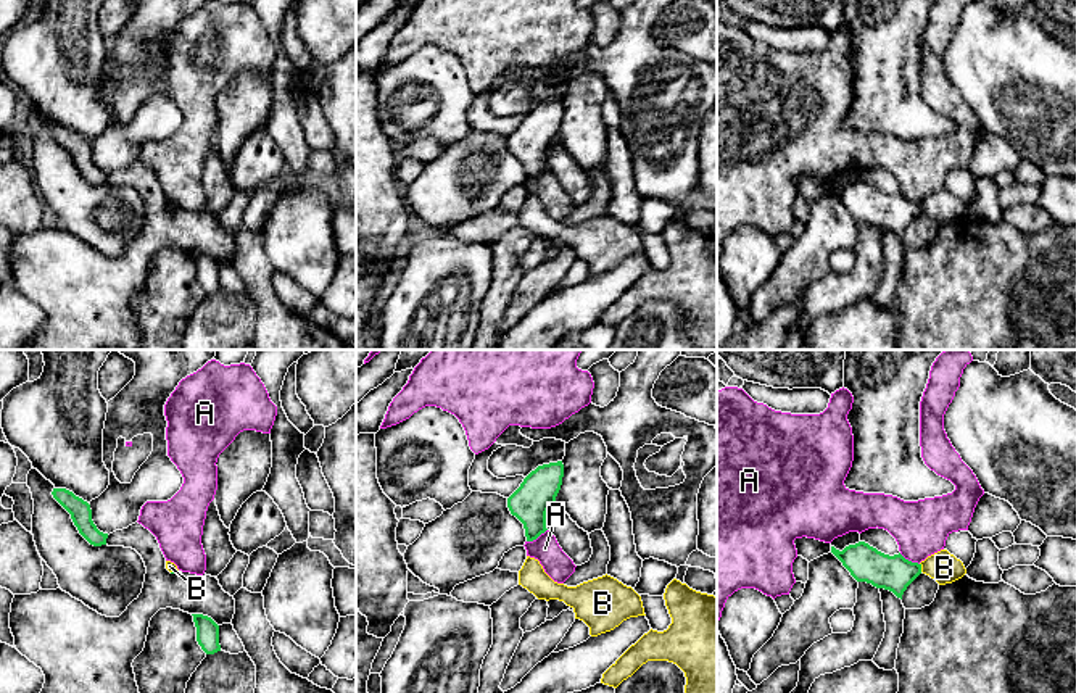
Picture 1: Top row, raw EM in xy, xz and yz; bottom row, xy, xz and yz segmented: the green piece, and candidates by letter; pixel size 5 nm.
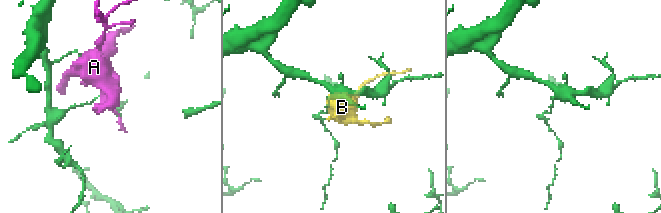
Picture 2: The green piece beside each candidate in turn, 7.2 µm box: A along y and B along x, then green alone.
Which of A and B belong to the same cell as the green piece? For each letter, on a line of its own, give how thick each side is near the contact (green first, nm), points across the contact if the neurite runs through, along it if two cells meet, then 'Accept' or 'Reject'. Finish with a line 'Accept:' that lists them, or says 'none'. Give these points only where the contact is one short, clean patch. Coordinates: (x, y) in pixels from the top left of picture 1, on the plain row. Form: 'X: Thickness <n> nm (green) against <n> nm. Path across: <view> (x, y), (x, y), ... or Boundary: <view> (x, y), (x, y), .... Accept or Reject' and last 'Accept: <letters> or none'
A: Thickness 190 nm (green) against 140 nm. Boundary: xz (546, 168), (527, 181). Reject
B: Thickness 180 nm (green) against 160 nm. Boundary: yz (920, 202), (922, 210). Reject
Accept: none

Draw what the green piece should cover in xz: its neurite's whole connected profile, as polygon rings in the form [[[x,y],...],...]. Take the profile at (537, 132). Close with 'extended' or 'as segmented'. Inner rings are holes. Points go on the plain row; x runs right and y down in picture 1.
[[[562,100],[538,105],[507,137],[507,147],[525,168],[527,181],[536,179],[546,168],[546,151],[556,142],[564,116]]]; as segmented

